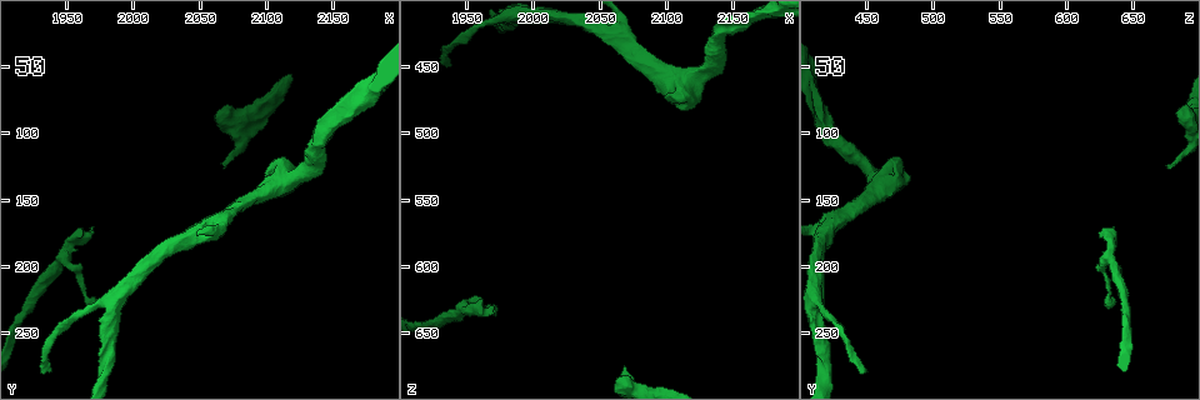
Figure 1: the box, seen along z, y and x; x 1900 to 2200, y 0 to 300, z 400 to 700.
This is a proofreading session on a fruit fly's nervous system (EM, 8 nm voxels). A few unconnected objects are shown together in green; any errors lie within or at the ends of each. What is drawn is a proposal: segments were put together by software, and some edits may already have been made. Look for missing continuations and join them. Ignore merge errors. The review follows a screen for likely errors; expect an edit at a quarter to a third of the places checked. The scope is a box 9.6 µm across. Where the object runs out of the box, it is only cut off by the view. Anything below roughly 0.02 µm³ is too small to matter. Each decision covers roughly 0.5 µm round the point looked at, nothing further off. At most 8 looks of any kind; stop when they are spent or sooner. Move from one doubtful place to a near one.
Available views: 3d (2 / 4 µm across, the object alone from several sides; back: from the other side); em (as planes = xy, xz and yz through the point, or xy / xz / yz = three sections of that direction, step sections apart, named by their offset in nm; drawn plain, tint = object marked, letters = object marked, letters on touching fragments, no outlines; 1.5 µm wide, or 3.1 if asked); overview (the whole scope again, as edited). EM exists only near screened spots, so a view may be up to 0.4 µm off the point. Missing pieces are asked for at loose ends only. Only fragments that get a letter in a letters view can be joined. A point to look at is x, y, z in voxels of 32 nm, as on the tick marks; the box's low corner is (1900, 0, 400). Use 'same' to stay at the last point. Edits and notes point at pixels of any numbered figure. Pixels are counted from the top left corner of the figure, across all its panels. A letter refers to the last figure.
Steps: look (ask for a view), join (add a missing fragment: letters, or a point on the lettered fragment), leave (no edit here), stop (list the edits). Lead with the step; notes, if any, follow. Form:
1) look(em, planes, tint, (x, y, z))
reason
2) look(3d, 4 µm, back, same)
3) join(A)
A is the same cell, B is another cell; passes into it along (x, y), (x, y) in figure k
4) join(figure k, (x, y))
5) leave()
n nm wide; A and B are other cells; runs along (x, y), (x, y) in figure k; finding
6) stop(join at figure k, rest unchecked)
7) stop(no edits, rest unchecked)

look(em, xz, step 8, tint, (1972, 230, 630))
tapers out

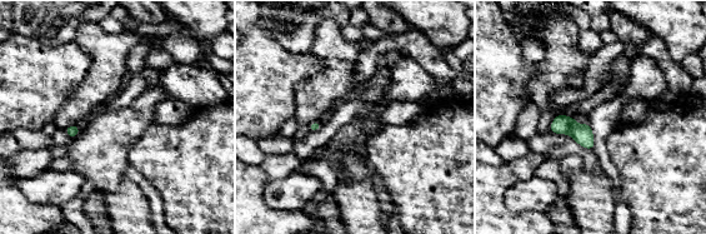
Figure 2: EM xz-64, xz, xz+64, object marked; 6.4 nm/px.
look(em, planes, letters, same)
another direction

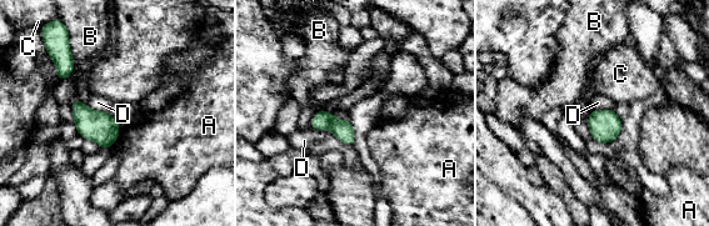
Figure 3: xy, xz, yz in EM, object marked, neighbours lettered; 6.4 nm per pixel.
leave()
A, B, C and D are other cells; border along (121, 130), (113, 144) in figure 3; none of them fits

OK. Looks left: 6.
look(em, planes, letters, (1936, 278, 452))

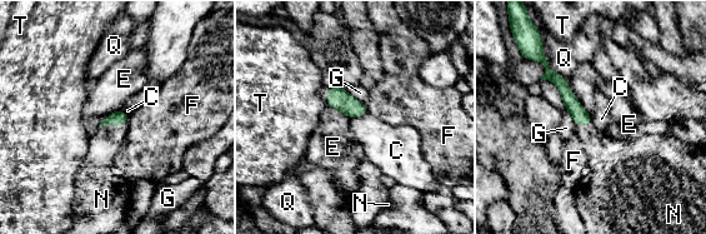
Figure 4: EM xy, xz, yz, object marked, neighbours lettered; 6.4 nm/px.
join(figure 4, (105, 143))
N is the same cell, C, E, F, G, Q and T are other cells; passes into it along (119, 118), (111, 124), (105, 143) in figure 4; the neuron continues

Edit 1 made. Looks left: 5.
look(overview)
see it whole again

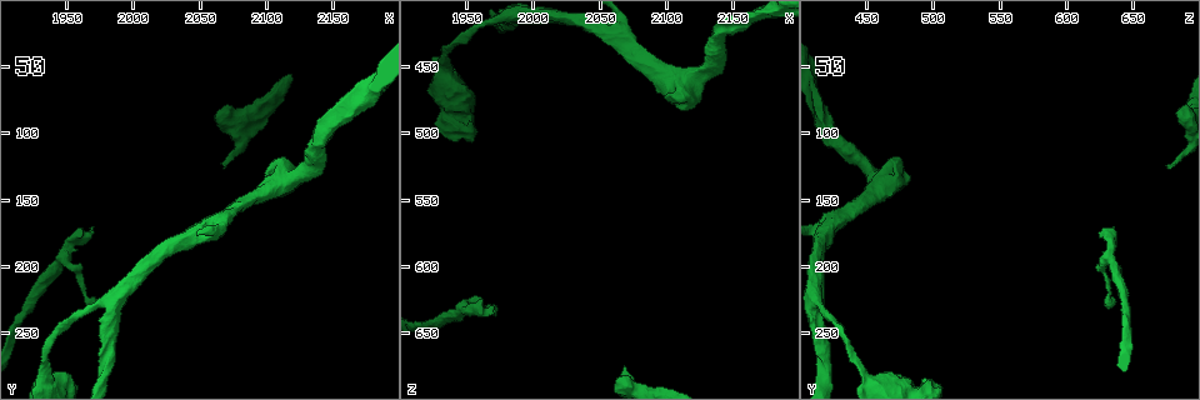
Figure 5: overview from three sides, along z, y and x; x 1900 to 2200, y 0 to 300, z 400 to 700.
look(em, planes, plain, (2068, 122, 676))

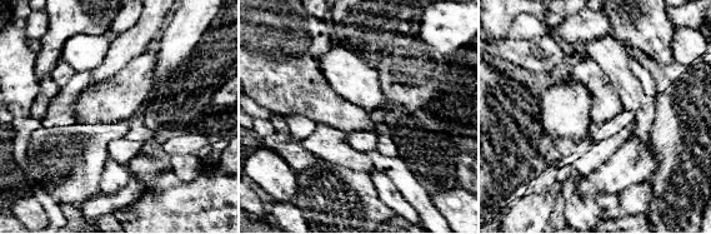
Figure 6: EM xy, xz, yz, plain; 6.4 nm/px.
look(em, planes, letters, same)

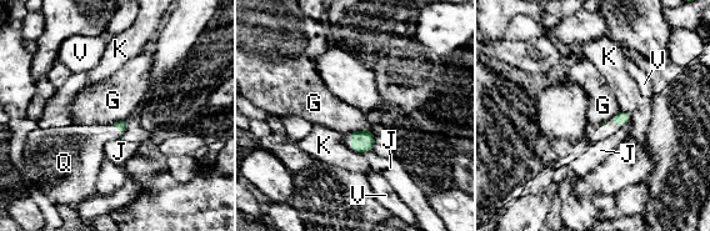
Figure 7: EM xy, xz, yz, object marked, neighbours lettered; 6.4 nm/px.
join(figure 7, (594, 134))
Q is the same cell, G, J, K and V are other cells; passes into it along (621, 116), (613, 121), (594, 134) in figure 7; it goes on there

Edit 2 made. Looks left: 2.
stop(join at figure 4, join at figure 7, rest unchecked)

